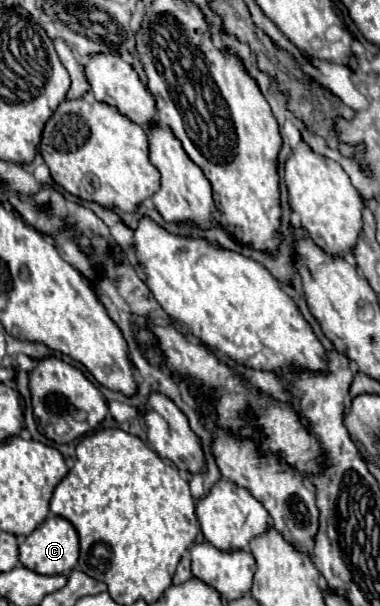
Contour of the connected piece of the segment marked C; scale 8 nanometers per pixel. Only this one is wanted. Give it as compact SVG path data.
M50 515L44 523L40 523L28 537L20 541L20 561L24 567L40 573L40 575L60 575L74 569L78 563L78 533L74 525L58 515Z

